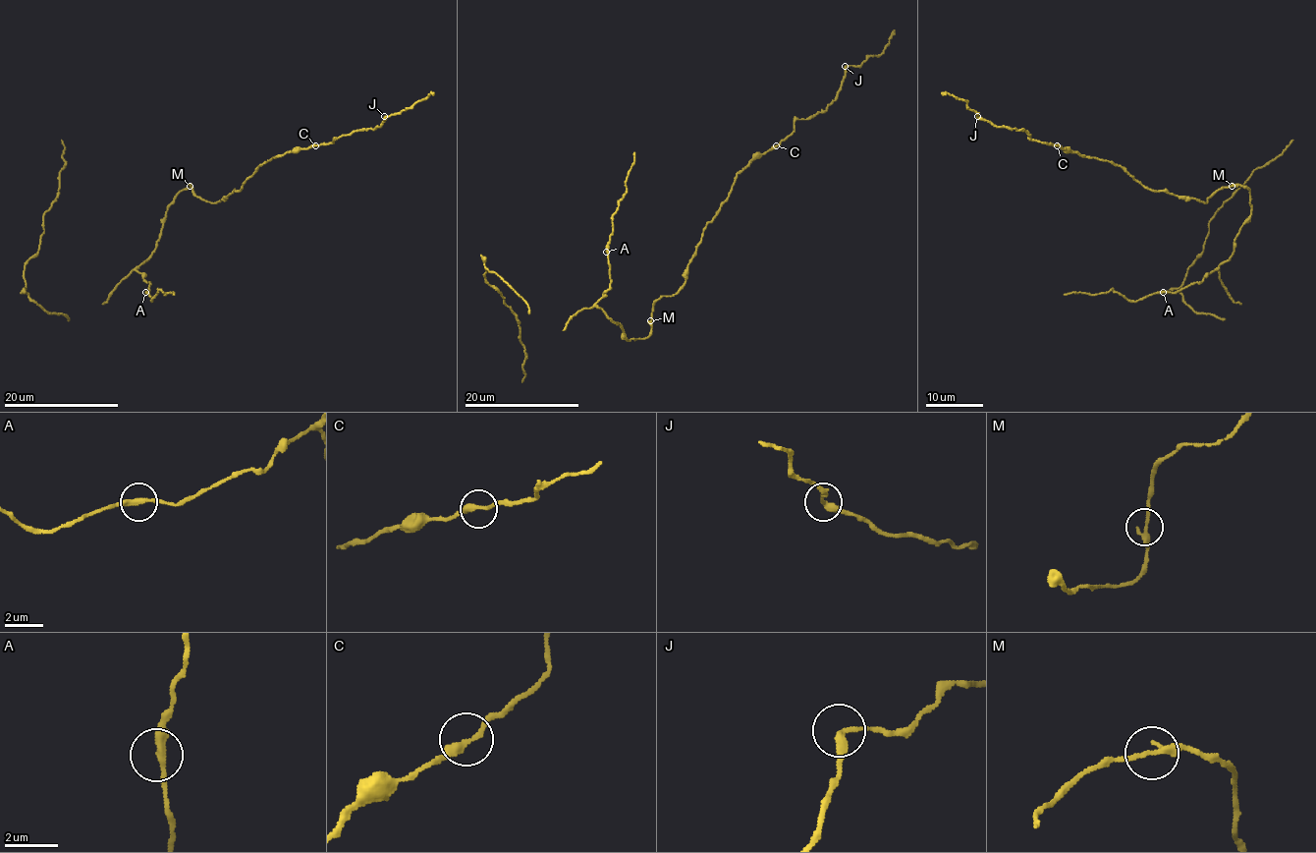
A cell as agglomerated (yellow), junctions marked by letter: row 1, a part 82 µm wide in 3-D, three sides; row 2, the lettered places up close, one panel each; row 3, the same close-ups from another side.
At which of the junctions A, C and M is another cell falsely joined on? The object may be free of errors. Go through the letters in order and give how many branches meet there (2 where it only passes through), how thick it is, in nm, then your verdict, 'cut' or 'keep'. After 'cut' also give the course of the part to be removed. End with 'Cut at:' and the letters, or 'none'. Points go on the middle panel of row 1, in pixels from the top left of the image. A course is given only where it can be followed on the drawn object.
A: 2 branches meet; 280 nm thick; keep
C: 2 branches meet; 280 nm thick; keep
M: 2 branches meet; 240 nm thick; keep
Cut at: none

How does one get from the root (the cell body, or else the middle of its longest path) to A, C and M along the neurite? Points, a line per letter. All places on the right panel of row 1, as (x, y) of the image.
A: (1250, 194), (1250, 218), (1235, 237), (1232, 255), (1200, 282), (1176, 292), (1163, 292)
C: (1250, 194), (1246, 187), (1229, 186), (1206, 202), (1181, 199), (1145, 189), (1109, 161), (1056, 145)
M: (1250, 194), (1246, 187), (1232, 186)

